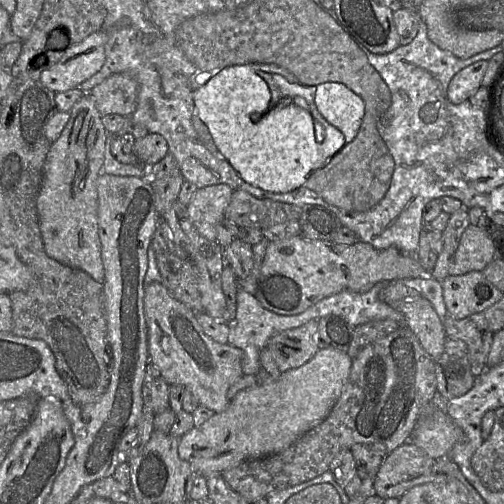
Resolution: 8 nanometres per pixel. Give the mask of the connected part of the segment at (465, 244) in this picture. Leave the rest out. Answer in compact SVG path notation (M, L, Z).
M469 224L453 256L449 275L463 275L483 271L496 258L490 235L483 229Z

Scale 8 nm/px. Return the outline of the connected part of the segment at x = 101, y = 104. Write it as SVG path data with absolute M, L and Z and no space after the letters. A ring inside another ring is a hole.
M125 73L113 74L88 92L100 115L119 114L130 117L137 108L139 87L136 80Z

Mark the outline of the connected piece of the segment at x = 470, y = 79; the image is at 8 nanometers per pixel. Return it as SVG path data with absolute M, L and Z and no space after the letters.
M480 60L456 73L448 86L448 98L453 104L461 104L477 92L488 68L488 61Z

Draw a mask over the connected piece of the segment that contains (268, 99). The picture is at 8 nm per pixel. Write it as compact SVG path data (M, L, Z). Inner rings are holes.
M246 64L246 65L236 65L224 68L215 76L213 76L210 80L208 80L205 84L196 88L193 91L191 99L194 102L195 106L195 113L196 118L202 123L202 125L207 129L211 137L213 138L215 144L217 145L218 149L221 151L223 156L227 159L230 165L234 168L234 170L240 175L240 177L247 183L258 187L267 192L273 193L288 193L295 191L301 187L303 187L310 176L325 166L327 166L332 158L339 153L345 144L352 142L352 133L350 131L351 125L350 121L344 117L344 107L347 109L348 112L357 112L357 98L361 100L361 97L356 95L352 90L346 87L342 83L338 82L329 82L324 84L324 87L320 86L305 86L301 85L298 82L290 82L284 76L277 74L277 73L266 73L263 74L263 77L260 76L258 73L261 71L260 67L264 64ZM294 97L303 97L309 108L311 108L311 104L315 104L319 113L324 118L324 123L320 122L324 128L324 140L322 141L322 135L317 132L316 136L316 128L314 123L314 118L309 110L302 108L295 104Z

